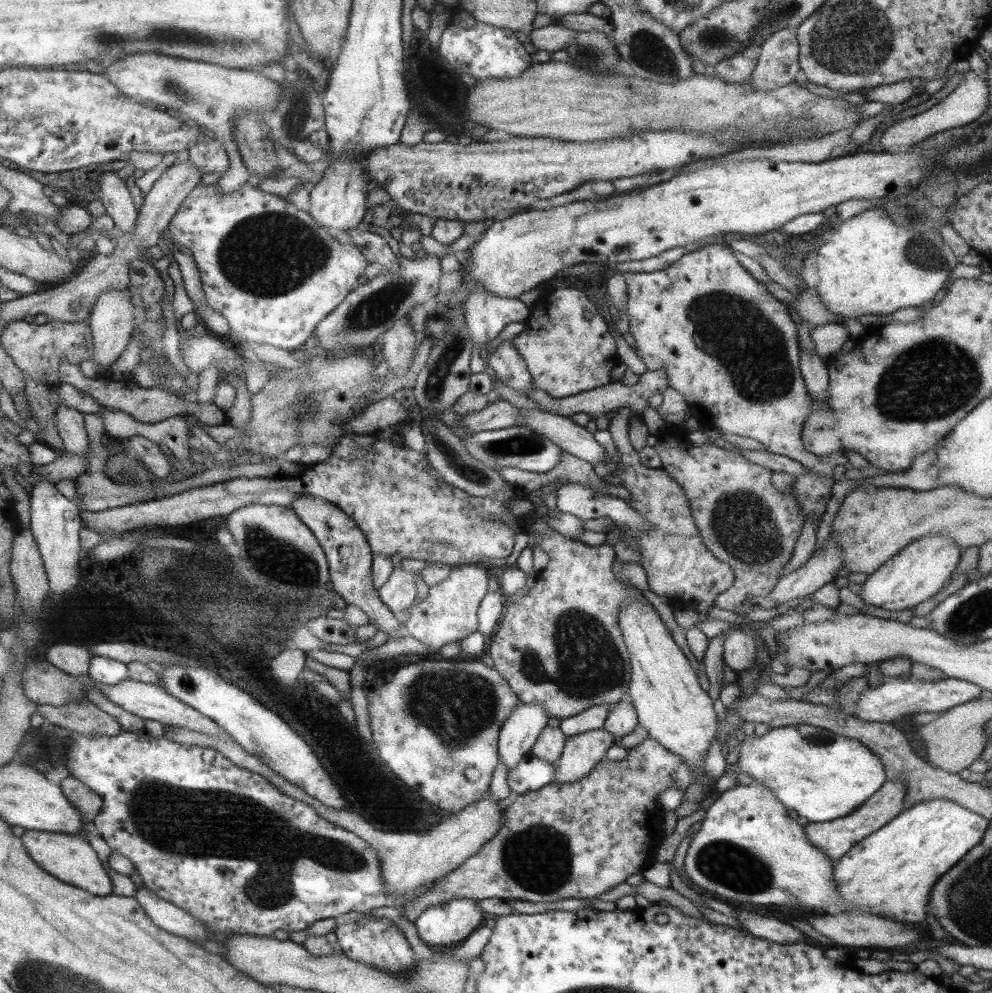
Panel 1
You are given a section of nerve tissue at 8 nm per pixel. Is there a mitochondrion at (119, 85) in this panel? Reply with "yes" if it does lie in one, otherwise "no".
no

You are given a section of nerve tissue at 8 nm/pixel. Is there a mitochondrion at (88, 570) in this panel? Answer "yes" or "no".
no

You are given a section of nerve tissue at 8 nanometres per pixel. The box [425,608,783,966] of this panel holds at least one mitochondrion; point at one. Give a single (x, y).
(537, 857)

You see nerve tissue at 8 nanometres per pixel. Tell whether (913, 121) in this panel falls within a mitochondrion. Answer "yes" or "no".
no

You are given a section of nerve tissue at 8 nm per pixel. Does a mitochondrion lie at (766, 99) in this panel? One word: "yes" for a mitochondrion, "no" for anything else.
no

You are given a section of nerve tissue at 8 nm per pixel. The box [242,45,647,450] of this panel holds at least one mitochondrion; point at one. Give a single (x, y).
(377, 307)

